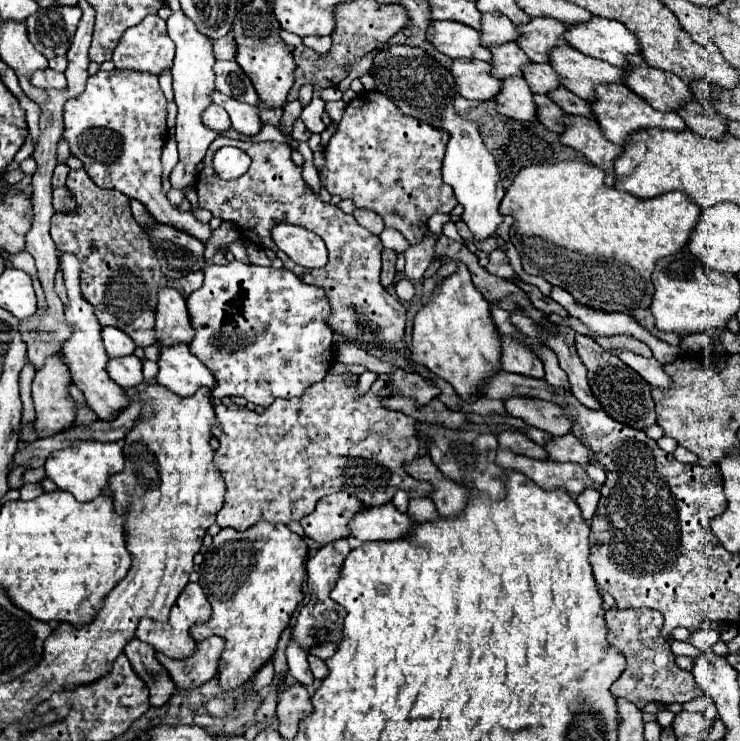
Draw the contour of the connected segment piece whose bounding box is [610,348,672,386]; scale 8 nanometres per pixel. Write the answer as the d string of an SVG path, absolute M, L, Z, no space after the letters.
M622 348L610 350L610 354L620 358L632 370L636 370L648 384L652 384L652 386L672 386L672 380L668 378L668 374L664 374L664 368L656 358L644 358L644 356L638 356L638 354L622 350Z

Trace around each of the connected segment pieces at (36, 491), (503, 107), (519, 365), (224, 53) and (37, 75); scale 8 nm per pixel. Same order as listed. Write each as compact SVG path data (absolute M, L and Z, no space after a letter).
M24 484L24 488L20 488L20 498L22 500L34 500L40 494L44 494L44 488L40 484Z
M512 76L500 80L500 92L494 96L496 110L514 120L536 120L536 104L532 100L534 92L528 88L522 76Z
M502 336L502 370L524 374L530 378L544 378L542 362L514 338Z
M228 32L224 38L220 38L220 40L214 42L214 56L216 56L216 58L228 60L228 58L234 58L234 54L236 54L234 32Z
M36 70L32 76L30 76L30 82L34 86L40 86L40 88L64 88L66 86L66 78L62 72L56 72L56 70Z

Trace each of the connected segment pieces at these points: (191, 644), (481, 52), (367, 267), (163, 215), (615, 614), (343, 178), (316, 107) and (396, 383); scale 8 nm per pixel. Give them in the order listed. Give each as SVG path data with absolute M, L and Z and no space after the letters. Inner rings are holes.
M188 582L188 586L182 590L182 594L178 596L174 608L170 610L170 616L168 616L168 622L166 624L156 624L152 620L142 620L138 624L138 630L136 630L136 638L150 644L156 652L162 652L164 656L168 658L174 658L174 660L182 660L182 658L190 658L196 650L196 642L190 638L190 628L196 626L196 624L204 624L208 622L212 614L212 608L210 608L210 602L206 600L204 592L200 590L200 586L196 582Z
M434 20L428 28L428 42L434 44L436 50L450 58L478 58L490 60L490 50L480 46L478 30L464 26L460 22L438 22Z
M218 136L212 142L204 158L204 170L200 172L200 182L196 182L196 194L202 208L210 210L212 216L234 222L248 242L260 248L272 248L276 256L292 270L302 282L316 284L326 290L332 306L328 324L334 332L342 334L354 342L374 342L388 346L402 346L406 310L396 296L392 296L380 284L380 252L382 242L376 234L362 228L354 216L344 214L338 206L324 204L316 194L310 192L302 180L302 168L290 158L290 146L278 142L244 142L232 140L228 136ZM222 146L234 146L252 158L246 174L234 180L222 180L214 174L212 158ZM278 222L288 222L316 232L328 248L328 264L324 268L304 268L292 262L286 254L280 254L270 232Z
M100 70L88 78L86 90L64 106L62 138L70 144L70 152L82 160L96 186L120 190L128 198L142 202L156 222L178 228L208 244L212 238L210 224L196 220L192 212L180 212L162 190L160 152L166 130L166 98L158 86L158 76L148 72Z
M608 608L604 618L610 630L610 636L608 636L610 644L616 646L626 656L626 662L628 662L624 674L610 688L614 698L626 698L642 710L650 702L684 704L702 694L696 678L688 670L682 670L676 666L674 654L670 650L670 642L668 638L662 636L664 616L658 610Z
M364 92L346 106L338 132L326 144L326 164L320 170L320 180L332 196L338 194L340 198L350 198L356 204L356 208L378 212L384 218L386 228L400 230L410 244L416 244L424 238L426 222L432 214L450 214L458 204L452 188L442 182L442 160L448 140L450 134L446 130L428 126L418 118L402 114L398 106L384 94Z
M316 86L314 88L314 98L312 102L302 110L302 122L306 124L306 128L312 132L312 134L322 134L326 129L324 122L322 121L322 114L324 114L324 100L320 100L318 96L318 90L322 90L322 86Z
M398 368L392 374L392 382L388 382L388 386L398 388L398 396L408 396L418 400L420 404L428 404L432 398L436 398L440 394L440 388L436 388L430 380L422 378L420 374L408 374L402 368Z

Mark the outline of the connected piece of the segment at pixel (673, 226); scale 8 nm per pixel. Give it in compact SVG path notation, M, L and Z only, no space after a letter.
M564 160L564 162L556 162L556 164L536 164L536 166L522 168L516 174L512 186L506 190L506 196L500 204L500 214L514 218L516 230L514 230L514 236L512 236L512 244L516 246L516 250L520 254L524 272L532 274L532 276L542 276L552 286L558 286L558 288L570 292L578 304L588 306L588 308L598 308L598 310L604 310L604 312L632 312L634 308L650 308L650 302L652 302L652 296L654 296L654 286L652 286L650 276L652 276L656 260L682 250L682 246L690 238L690 232L694 228L696 218L700 218L700 212L702 212L700 206L694 204L682 192L666 192L662 196L642 200L642 198L634 198L628 192L620 192L616 188L610 188L610 186L604 184L604 172L600 168L596 168L594 164L588 164L588 162L582 162L582 160Z

